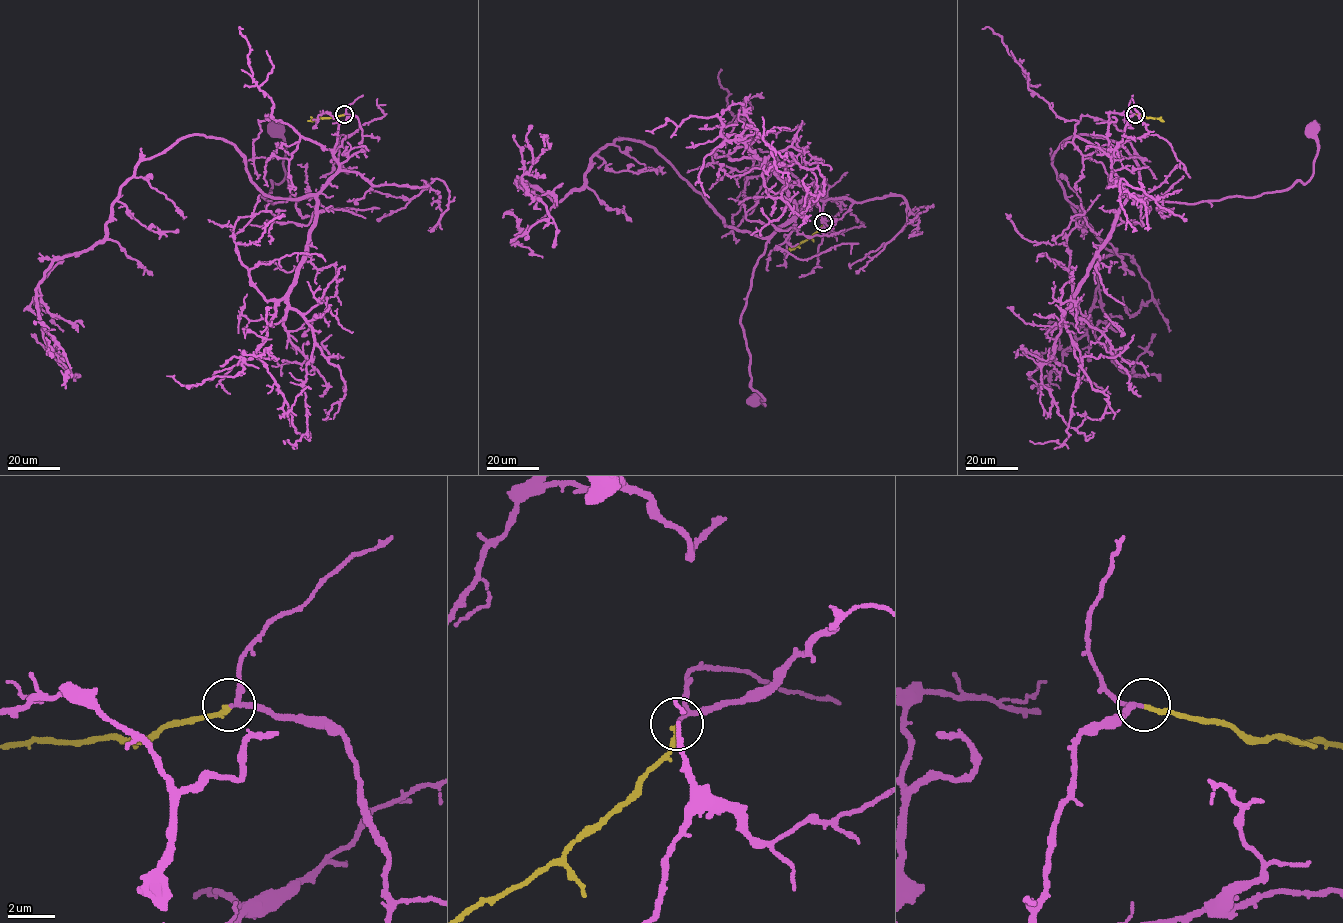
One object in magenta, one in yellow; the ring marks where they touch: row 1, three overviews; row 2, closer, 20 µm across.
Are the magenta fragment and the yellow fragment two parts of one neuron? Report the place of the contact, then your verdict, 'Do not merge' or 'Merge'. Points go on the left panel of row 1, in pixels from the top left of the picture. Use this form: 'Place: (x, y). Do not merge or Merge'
Place: (344, 114). Merge

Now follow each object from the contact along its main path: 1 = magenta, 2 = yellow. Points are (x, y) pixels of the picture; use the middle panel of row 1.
1: (823, 221), (840, 202), (819, 198), (758, 259), (740, 325), (751, 387), (765, 405), (752, 400)
2: (823, 222), (810, 237), (787, 249)

